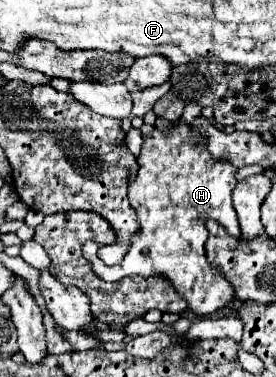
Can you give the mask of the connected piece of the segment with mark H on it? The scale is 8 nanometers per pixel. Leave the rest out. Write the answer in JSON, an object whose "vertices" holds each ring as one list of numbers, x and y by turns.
{"vertices":[[174,123,174,131,170,135,154,129,144,139,142,153,138,157,138,165,140,165,140,169,138,169,136,177,132,177,132,185,128,189,128,199,130,199,130,203,138,215,138,223,140,223,140,235,136,235,138,239,132,241,123,261,114,267,106,267,98,259,99,246,96,242,92,242,94,240,88,240,82,245,82,255,86,257,86,261,90,261,94,275,104,281,118,281,124,275,142,277,160,275,160,277,168,279,174,285,176,293,188,301,188,309,196,317,208,317,208,315,218,313,220,309,224,309,228,305,228,301,232,301,232,287,206,261,206,251,204,251,204,243,208,237,206,221,212,219,212,221,220,223,232,237,240,239,238,215,232,205,232,191,236,187,236,179,234,179,236,167,222,165,220,161,212,161,210,153,202,147,202,137,198,137,198,133,192,133,190,127,184,123]]}

